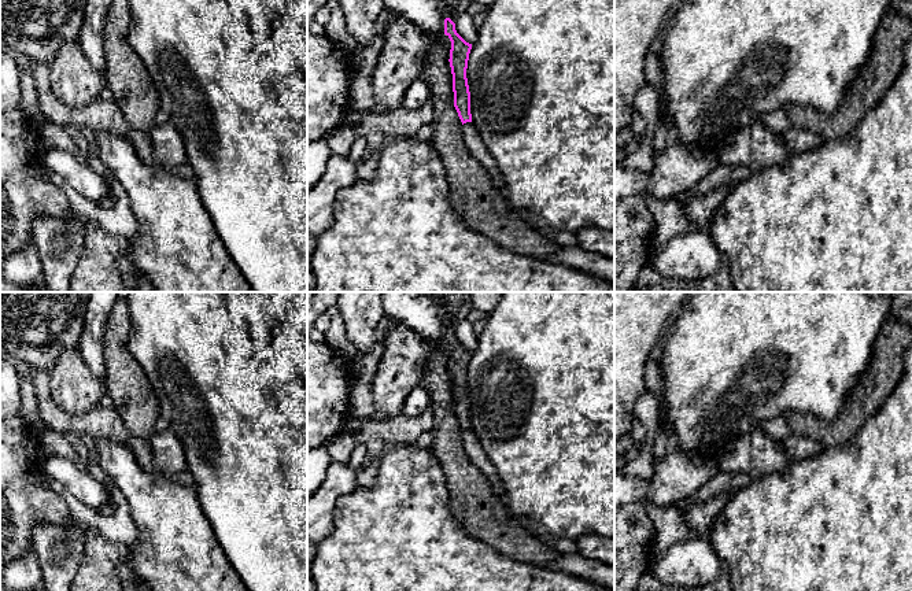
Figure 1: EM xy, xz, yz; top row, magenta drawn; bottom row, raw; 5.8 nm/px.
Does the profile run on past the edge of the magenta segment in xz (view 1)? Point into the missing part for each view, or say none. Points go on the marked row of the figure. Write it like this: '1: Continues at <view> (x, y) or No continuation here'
1: Continues at xz (475, 144)

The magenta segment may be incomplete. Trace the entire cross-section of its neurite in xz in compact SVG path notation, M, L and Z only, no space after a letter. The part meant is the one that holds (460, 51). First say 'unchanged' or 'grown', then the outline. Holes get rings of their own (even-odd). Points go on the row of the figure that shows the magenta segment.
grown | M450 18L444 19L444 34L451 41L448 62L453 74L454 107L462 122L462 136L465 145L470 155L487 170L492 181L495 195L498 197L506 197L506 186L496 167L496 163L494 158L490 155L476 126L472 123L470 92L466 78L466 69L472 44L466 43L457 33L455 23Z

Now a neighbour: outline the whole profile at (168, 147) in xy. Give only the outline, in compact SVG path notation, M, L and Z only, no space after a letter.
M170 122L155 125L149 132L149 137L156 163L169 170L187 163L182 137Z

